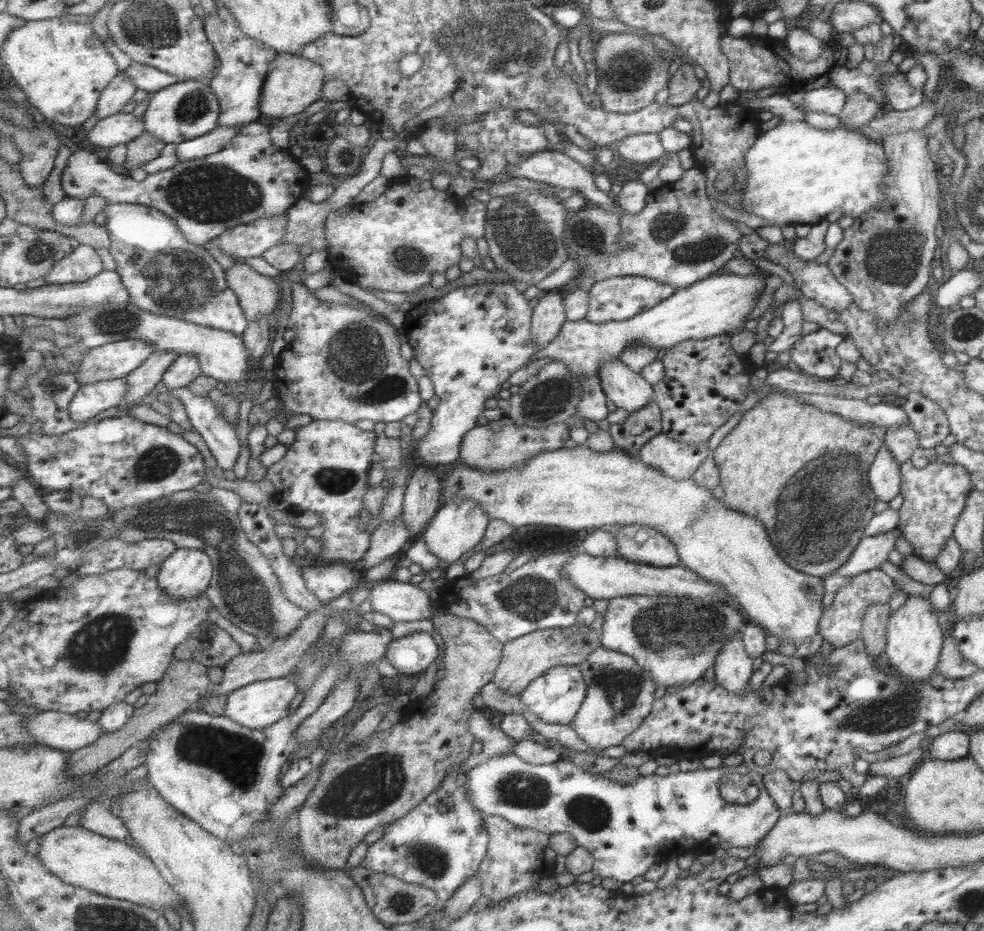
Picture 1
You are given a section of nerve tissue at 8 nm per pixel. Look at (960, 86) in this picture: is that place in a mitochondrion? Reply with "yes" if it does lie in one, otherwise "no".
no

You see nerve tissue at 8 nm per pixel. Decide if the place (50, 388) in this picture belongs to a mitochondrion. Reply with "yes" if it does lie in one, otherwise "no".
yes

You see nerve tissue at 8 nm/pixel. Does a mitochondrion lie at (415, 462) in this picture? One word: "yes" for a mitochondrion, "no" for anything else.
no

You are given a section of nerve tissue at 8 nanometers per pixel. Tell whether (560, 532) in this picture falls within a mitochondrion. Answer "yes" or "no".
no

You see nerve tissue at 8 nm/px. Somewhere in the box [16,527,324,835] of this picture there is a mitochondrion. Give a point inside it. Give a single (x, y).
(237, 757)

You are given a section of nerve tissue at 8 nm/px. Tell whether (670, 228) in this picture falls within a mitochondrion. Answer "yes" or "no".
yes

